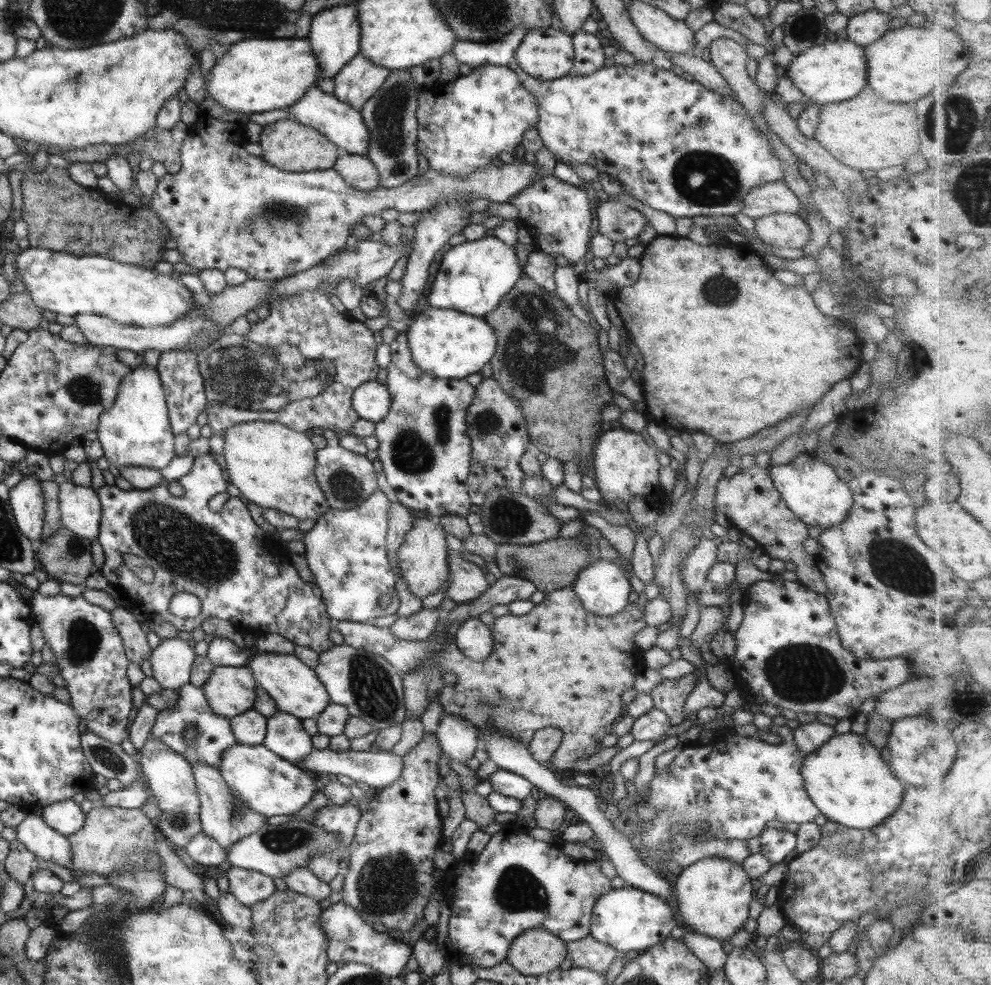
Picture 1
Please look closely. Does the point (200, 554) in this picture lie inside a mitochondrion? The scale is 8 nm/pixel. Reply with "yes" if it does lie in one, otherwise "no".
yes

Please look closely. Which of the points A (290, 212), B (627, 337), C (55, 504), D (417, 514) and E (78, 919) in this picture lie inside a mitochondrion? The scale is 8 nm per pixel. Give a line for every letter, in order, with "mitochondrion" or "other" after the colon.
A: mitochondrion
B: other
C: other
D: other
E: other

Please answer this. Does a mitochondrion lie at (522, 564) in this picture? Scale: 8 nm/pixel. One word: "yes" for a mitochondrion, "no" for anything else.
yes

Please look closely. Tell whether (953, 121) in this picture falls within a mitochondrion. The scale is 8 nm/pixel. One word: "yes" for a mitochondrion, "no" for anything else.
yes

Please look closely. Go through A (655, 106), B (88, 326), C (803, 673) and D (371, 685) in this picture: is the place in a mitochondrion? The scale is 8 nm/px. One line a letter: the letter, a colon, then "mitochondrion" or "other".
A: other
B: other
C: mitochondrion
D: mitochondrion

